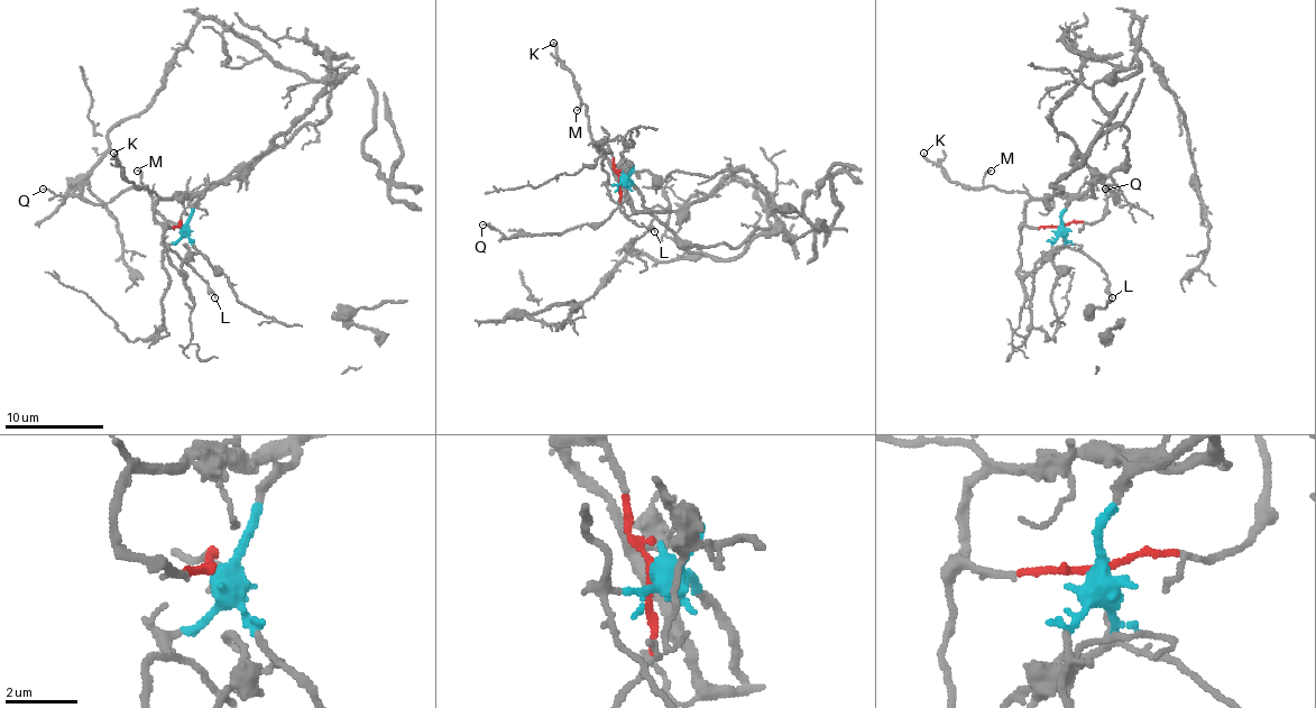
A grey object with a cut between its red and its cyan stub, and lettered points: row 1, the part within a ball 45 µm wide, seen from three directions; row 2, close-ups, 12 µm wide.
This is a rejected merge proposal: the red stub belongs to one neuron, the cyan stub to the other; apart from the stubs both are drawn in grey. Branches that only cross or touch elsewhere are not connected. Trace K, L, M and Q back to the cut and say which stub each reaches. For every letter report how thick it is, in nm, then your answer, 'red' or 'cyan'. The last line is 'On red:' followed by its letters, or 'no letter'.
K: calibre 190 nm; red
L: calibre 180 nm; cyan
M: calibre 120 nm; red
Q: calibre 100 nm; red
On red: K, M, Q

